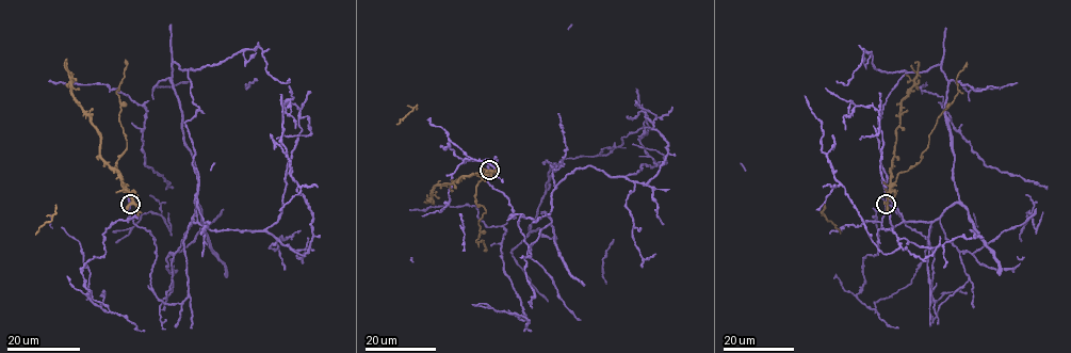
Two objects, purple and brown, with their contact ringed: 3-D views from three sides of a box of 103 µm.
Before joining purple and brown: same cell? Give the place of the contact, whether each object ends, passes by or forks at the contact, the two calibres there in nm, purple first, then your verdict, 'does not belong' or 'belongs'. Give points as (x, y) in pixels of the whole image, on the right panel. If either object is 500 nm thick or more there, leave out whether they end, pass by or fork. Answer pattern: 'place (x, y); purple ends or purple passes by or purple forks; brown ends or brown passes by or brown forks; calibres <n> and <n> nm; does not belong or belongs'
place (886, 204); purple passes by; brown forks; calibres 380 and 320 nm; does not belong

